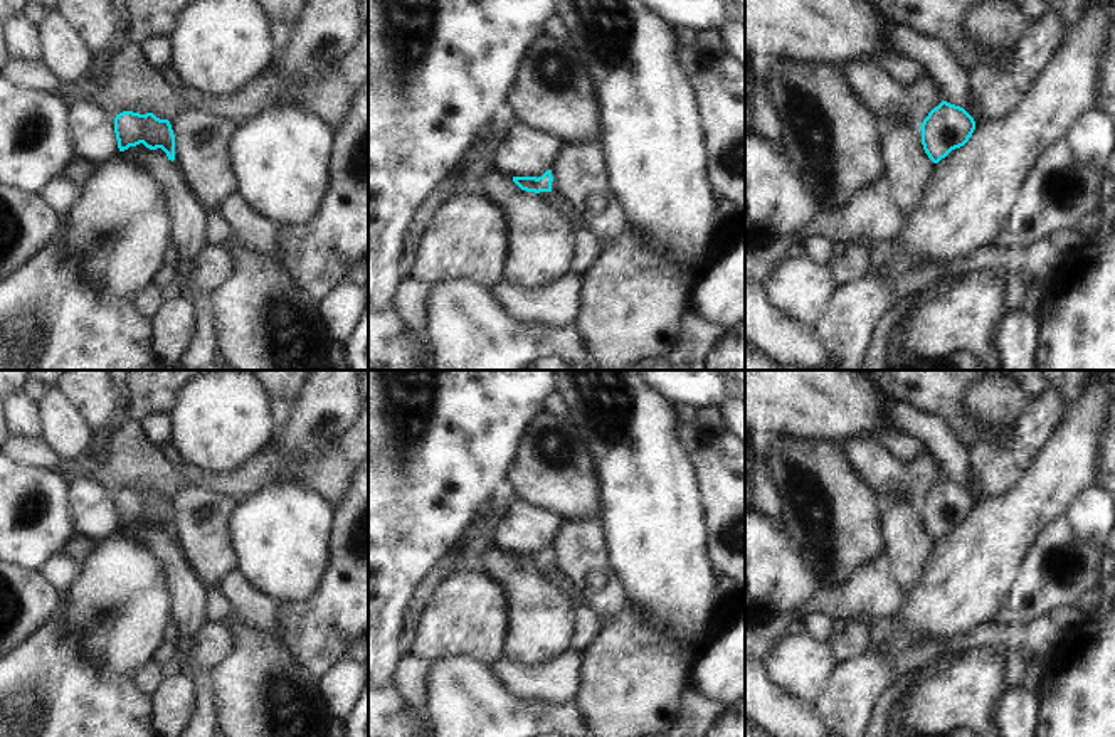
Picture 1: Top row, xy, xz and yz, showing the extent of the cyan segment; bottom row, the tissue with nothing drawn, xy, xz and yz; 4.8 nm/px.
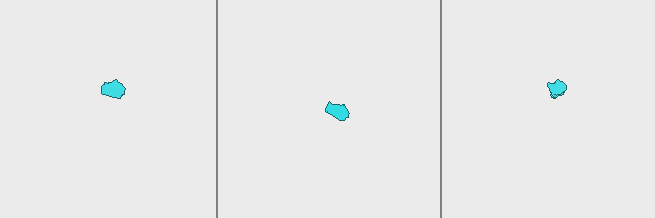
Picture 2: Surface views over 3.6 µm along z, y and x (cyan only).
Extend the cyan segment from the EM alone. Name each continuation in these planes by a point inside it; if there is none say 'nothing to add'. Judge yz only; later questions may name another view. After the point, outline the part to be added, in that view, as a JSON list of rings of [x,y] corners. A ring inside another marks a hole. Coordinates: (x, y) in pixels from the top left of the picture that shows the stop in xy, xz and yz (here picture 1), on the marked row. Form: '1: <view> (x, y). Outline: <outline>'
nothing to add.

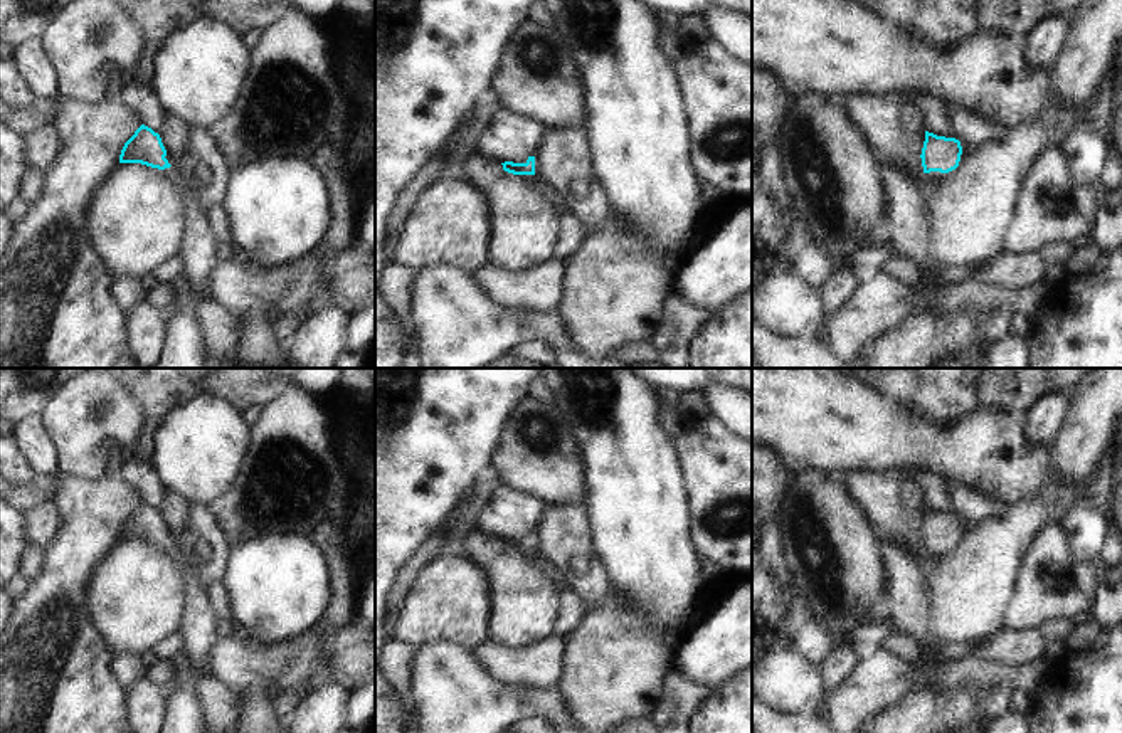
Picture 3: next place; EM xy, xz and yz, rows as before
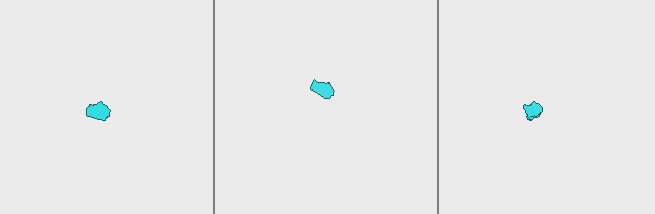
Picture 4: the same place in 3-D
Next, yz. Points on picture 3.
nothing to add.

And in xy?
1: xy (170, 174). Outline: [[[165,168],[163,170],[167,180],[170,180],[173,185],[177,185],[178,188],[185,187],[185,180],[178,175],[178,171],[175,168]]]

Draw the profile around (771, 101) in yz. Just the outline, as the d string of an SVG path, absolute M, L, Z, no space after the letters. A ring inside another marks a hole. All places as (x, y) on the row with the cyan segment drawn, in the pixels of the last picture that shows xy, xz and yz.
M752 66L752 171L760 171L762 156L767 151L777 151L792 103L786 81Z

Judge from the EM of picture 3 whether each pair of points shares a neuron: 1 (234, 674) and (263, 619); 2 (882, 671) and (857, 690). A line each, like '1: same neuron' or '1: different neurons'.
1: different neurons
2: same neuron

